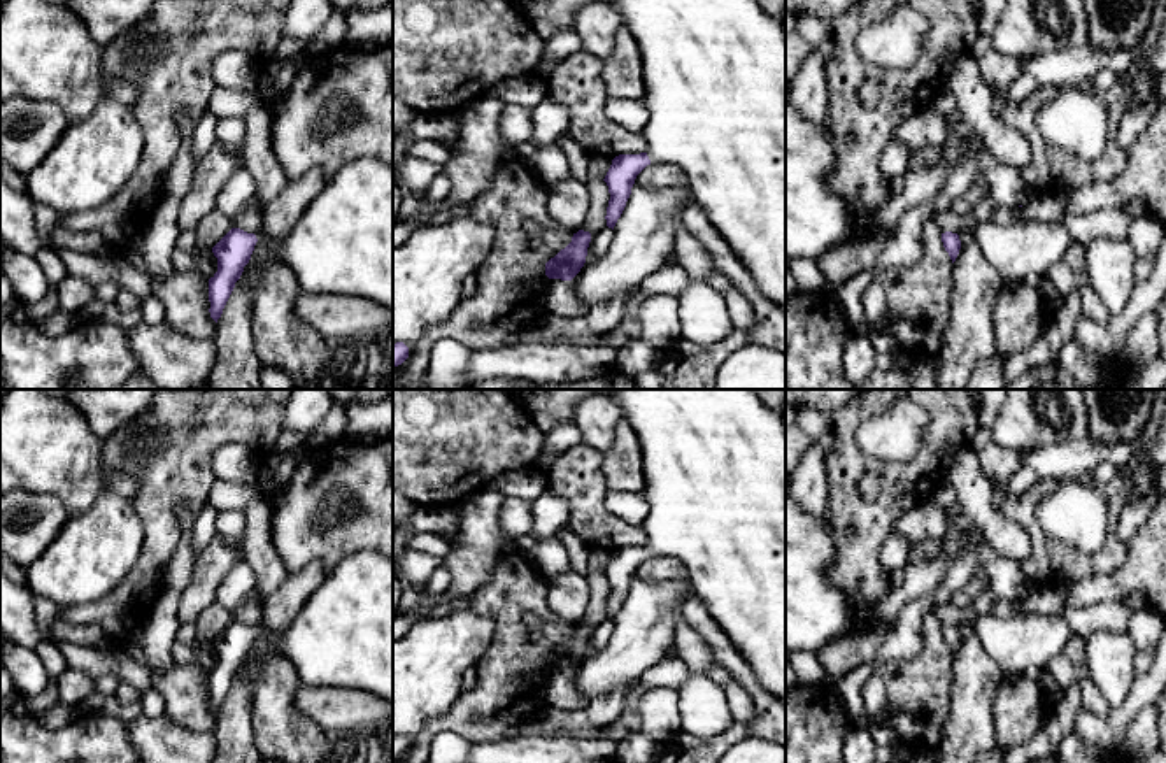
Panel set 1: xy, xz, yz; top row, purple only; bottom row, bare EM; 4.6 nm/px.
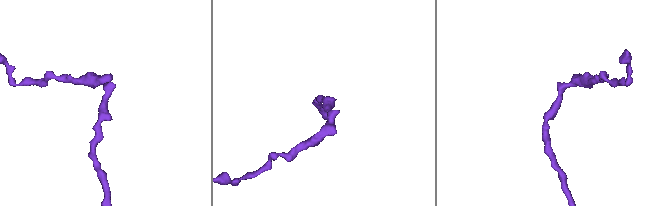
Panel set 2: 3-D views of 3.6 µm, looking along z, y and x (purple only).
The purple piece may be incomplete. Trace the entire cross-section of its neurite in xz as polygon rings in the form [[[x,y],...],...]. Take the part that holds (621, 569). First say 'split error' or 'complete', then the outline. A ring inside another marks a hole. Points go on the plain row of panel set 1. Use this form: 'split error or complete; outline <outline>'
split error; outline [[[617,389],[614,398],[624,412],[624,419],[633,426],[643,458],[645,486],[643,496],[649,505],[649,516],[643,521],[643,530],[649,542],[640,547],[619,547],[605,568],[610,593],[607,600],[607,619],[614,623],[621,610],[626,595],[631,588],[636,568],[651,556],[679,558],[689,570],[689,582],[694,598],[701,600],[712,619],[726,631],[735,647],[752,667],[759,682],[786,703],[786,424],[780,412],[766,407],[757,389]]]

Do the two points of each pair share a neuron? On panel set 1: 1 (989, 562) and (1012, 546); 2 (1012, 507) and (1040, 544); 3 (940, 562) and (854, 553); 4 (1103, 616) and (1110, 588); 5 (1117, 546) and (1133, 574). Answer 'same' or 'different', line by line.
1: different
2: same
3: different
4: different
5: different

